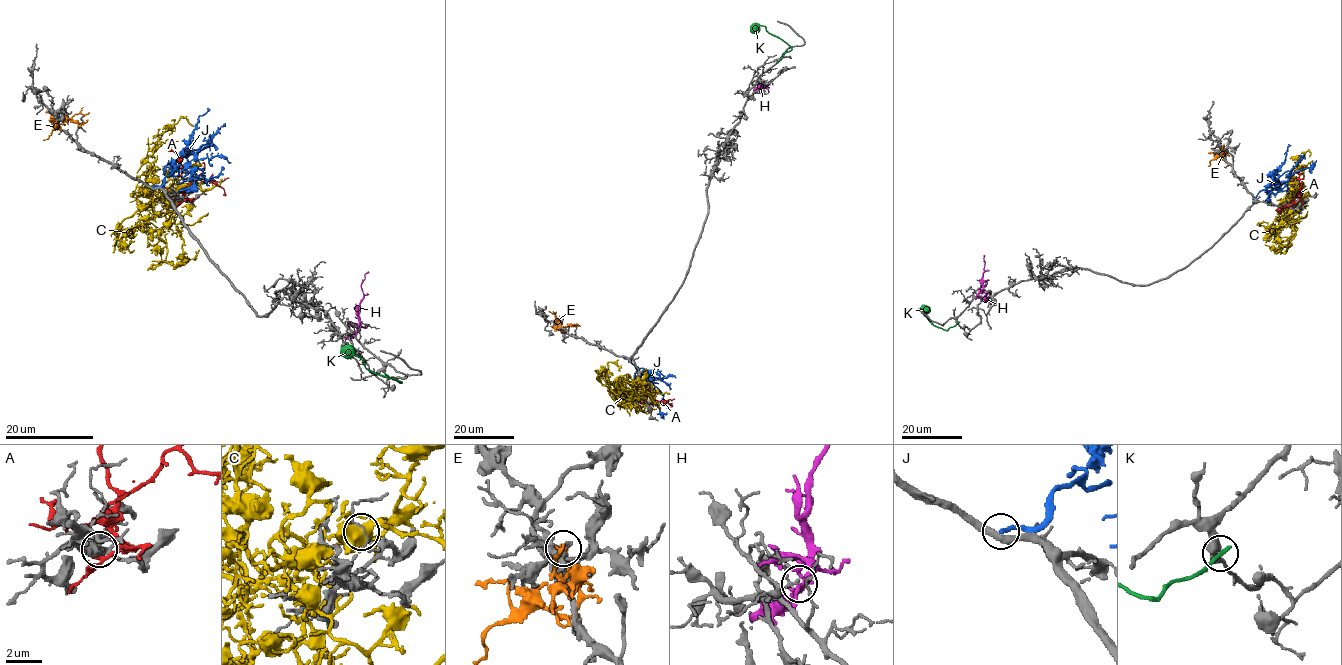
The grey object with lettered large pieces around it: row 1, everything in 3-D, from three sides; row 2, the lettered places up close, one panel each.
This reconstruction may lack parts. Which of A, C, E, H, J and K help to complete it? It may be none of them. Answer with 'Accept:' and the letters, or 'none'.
Accept: none

